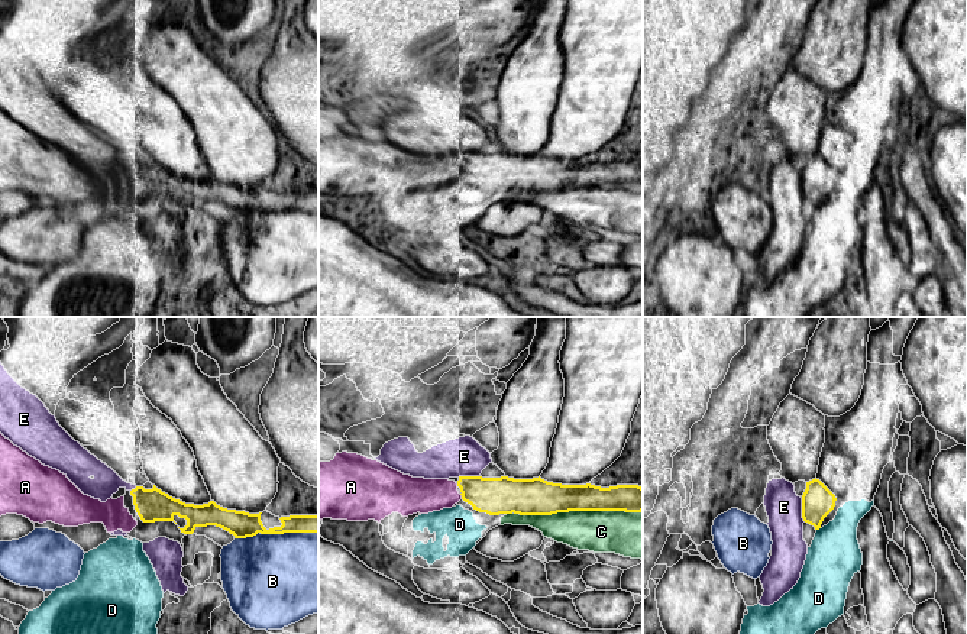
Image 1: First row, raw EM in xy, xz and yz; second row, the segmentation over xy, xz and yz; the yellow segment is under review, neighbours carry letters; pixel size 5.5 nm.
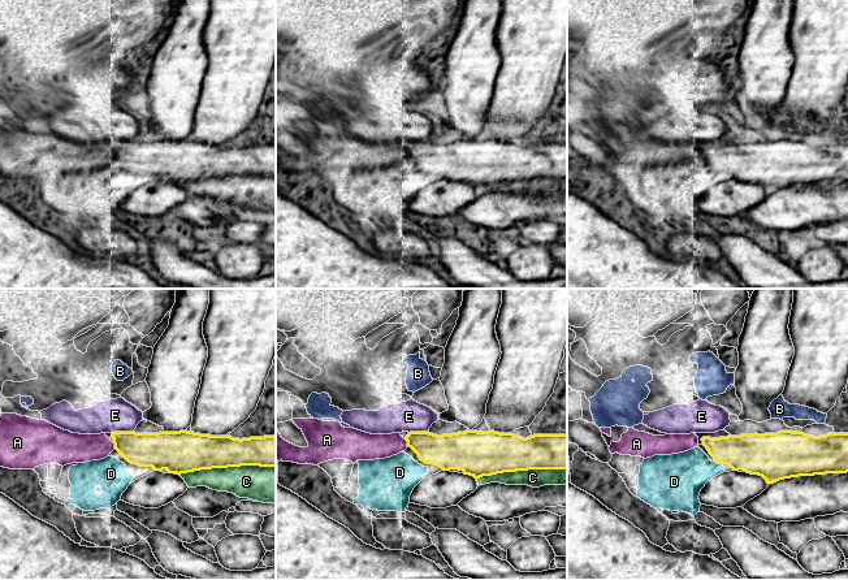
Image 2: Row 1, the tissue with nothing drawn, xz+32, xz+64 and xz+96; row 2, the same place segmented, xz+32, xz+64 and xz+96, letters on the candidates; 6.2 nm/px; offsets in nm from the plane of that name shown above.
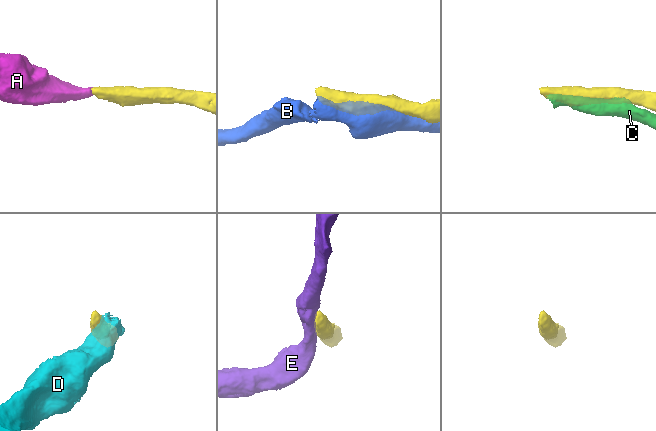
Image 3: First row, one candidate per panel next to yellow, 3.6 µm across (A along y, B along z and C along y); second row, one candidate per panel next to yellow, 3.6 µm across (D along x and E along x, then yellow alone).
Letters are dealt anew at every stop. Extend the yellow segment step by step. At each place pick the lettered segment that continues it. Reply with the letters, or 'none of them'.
A

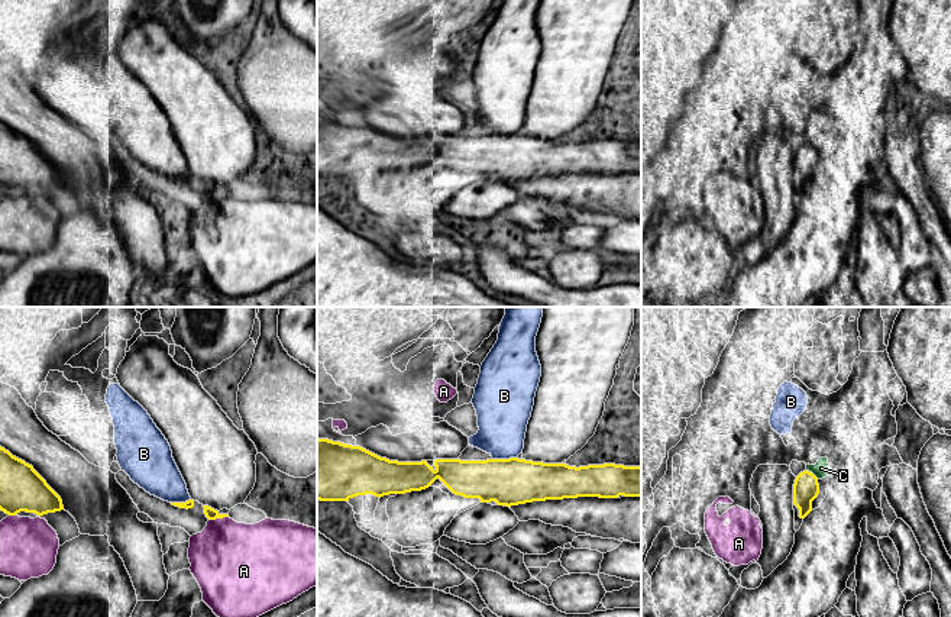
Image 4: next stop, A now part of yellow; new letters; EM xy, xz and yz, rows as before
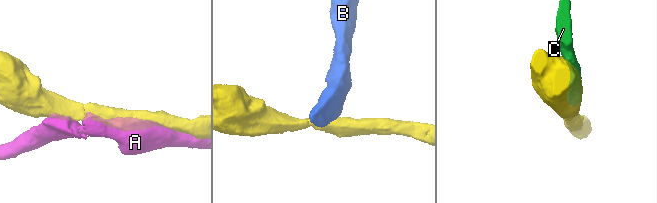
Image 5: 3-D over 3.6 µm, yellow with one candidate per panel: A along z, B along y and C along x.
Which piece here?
none of them

